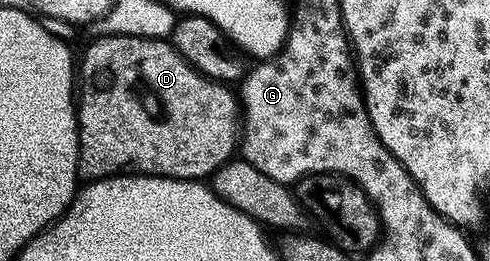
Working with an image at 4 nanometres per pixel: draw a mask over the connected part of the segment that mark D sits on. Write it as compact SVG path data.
M100 35L96 44L87 48L87 57L81 60L81 95L77 100L79 113L79 170L91 180L106 180L109 176L138 174L141 176L164 176L174 180L210 181L215 173L236 159L241 148L241 100L228 85L202 76L185 57L175 49L174 44L164 40L150 40L141 37Z

